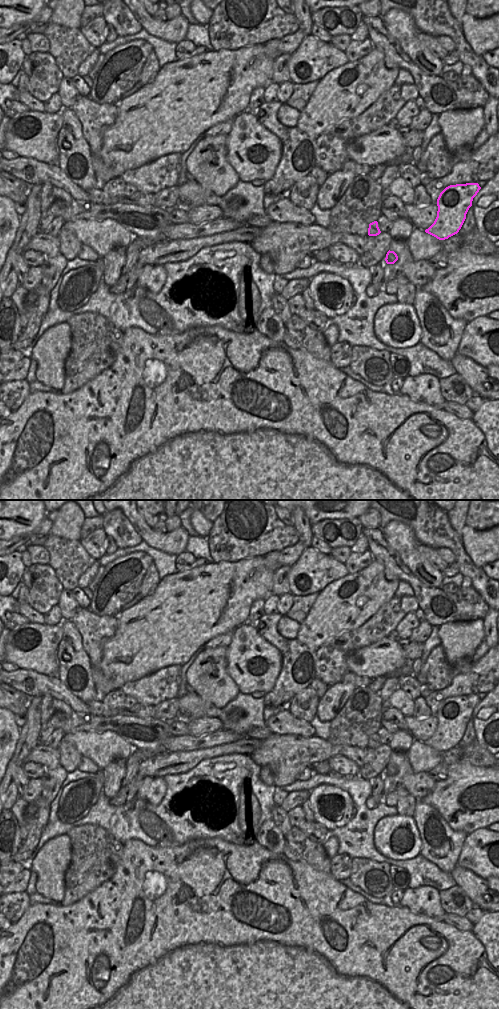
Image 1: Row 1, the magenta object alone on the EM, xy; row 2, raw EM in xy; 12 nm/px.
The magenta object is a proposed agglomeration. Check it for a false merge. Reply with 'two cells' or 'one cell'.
two cells

